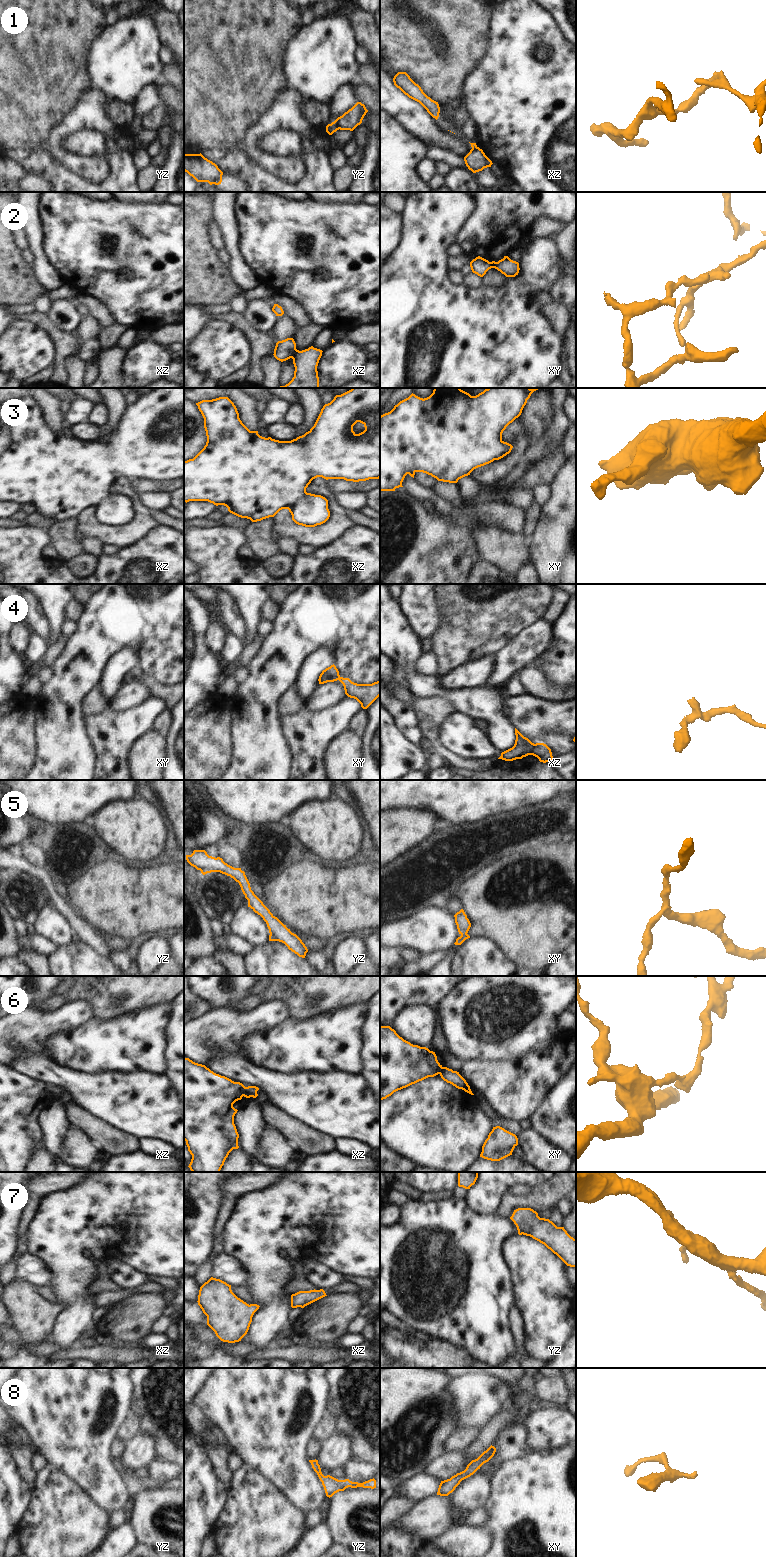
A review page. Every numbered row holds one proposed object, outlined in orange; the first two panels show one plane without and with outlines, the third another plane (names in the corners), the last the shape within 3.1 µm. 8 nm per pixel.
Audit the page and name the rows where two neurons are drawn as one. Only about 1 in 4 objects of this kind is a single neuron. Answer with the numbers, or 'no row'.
1, 2, 4, 5, 6

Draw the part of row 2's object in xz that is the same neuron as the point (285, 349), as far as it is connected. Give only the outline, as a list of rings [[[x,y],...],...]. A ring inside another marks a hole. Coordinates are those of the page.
[[[287,338],[276,343],[273,355],[277,360],[283,362],[292,358],[296,351],[297,349],[294,339]]]

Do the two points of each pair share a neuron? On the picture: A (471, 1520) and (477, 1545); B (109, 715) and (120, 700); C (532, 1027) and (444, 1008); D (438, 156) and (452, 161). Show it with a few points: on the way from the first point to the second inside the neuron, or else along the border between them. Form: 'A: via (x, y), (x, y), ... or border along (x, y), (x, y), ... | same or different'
A: border along (464, 1524), (482, 1526) | different
B: border along (136, 705), (123, 711), (115, 711), (108, 707) | different
C: via (510, 1035), (498, 1036), (466, 1026) | same
D: via (441, 156), (449, 158) | same

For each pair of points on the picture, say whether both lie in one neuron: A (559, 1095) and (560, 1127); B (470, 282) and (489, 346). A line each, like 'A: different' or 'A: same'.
A: same
B: different

